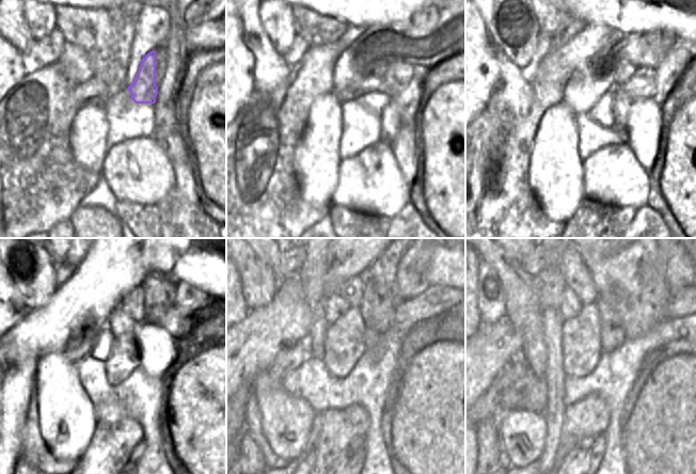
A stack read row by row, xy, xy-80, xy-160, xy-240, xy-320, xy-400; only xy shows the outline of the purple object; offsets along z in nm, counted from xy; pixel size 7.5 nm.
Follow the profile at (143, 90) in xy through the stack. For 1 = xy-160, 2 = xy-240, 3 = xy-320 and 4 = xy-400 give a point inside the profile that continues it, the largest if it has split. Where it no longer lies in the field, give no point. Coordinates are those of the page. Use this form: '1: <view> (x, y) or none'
1: xy-160 (642, 84)
2: xy-240 (165, 316)
3: xy-320 (437, 300)
4: xy-400 (682, 303)

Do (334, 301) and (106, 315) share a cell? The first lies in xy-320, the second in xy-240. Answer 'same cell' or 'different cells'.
same cell

